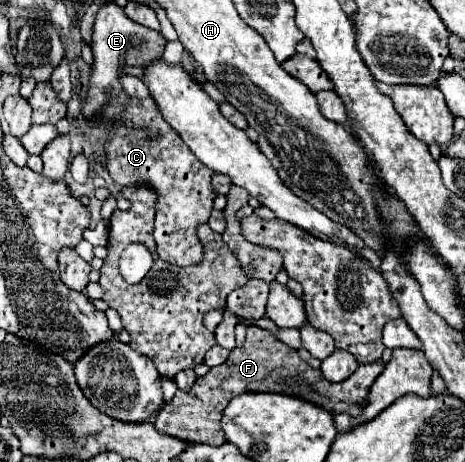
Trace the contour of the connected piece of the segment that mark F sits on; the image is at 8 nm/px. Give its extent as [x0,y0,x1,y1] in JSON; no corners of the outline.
[155,324,383,446]

